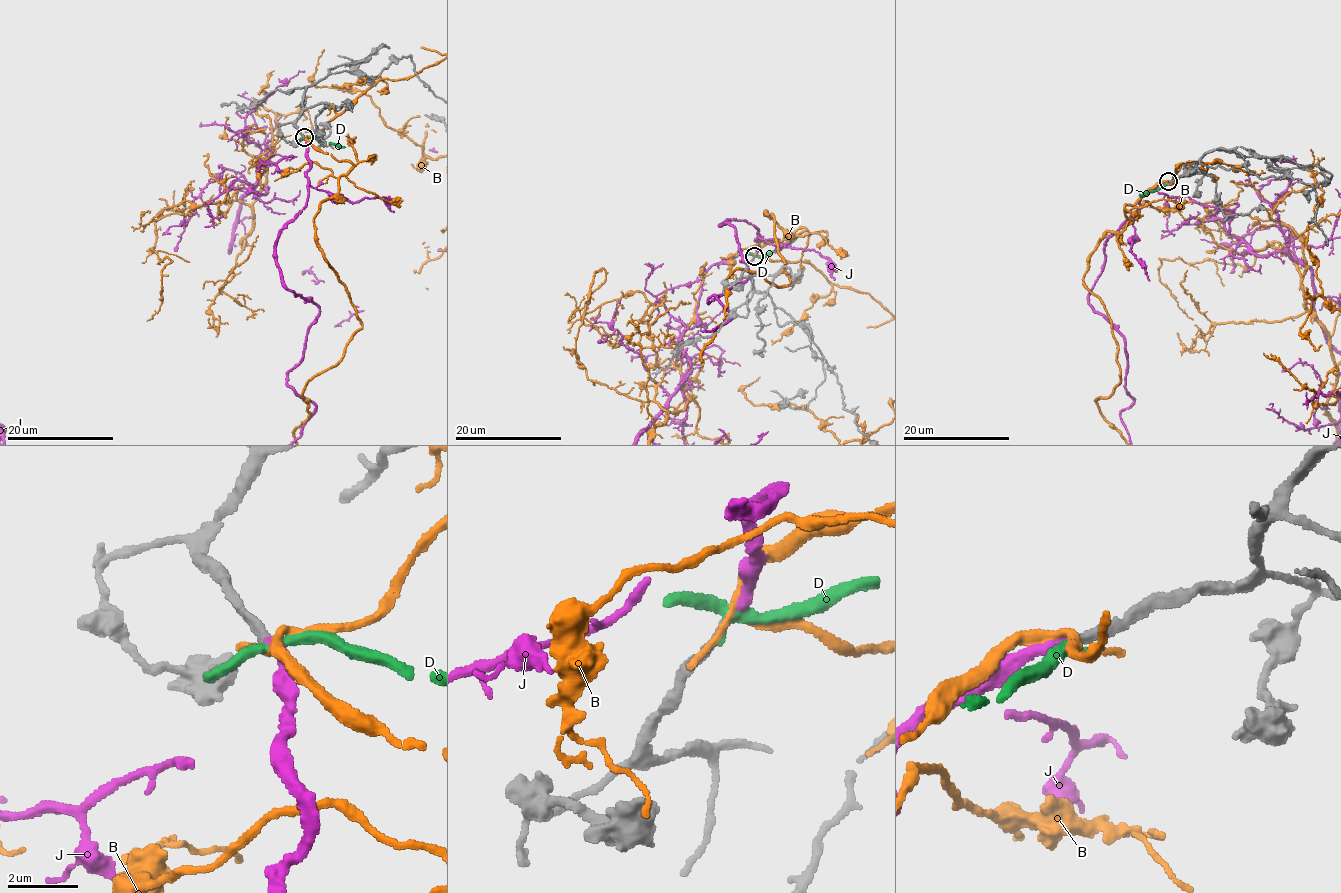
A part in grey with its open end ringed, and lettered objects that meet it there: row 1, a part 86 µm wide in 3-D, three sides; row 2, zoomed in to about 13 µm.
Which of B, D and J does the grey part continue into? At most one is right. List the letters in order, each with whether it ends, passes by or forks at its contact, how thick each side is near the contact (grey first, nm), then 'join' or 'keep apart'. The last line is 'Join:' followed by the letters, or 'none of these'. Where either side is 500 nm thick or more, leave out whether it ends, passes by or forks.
B: it passes by | 300/160 nm | keep apart
D: it passes by | 280/320 nm | keep apart
J: it ends | 280/280 nm | join
Join: J

